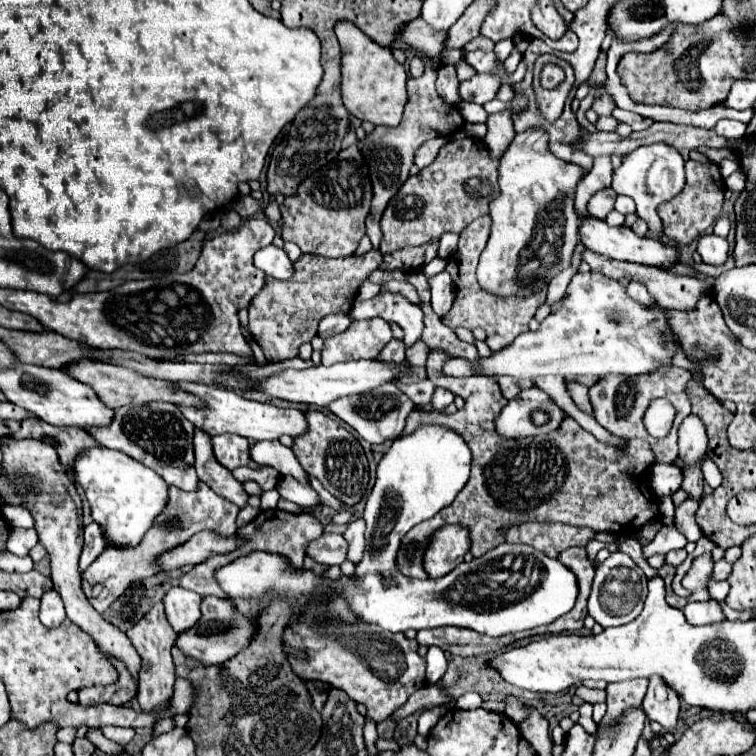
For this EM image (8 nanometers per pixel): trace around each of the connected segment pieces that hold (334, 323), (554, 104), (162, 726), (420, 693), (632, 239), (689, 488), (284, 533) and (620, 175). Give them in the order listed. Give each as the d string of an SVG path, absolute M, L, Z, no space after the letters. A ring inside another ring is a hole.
M334 313L334 315L328 315L320 321L320 329L318 329L318 337L326 339L326 337L332 337L332 335L338 335L342 331L348 329L352 317L350 313Z
M542 55L542 57L536 61L536 65L534 65L534 91L536 91L536 99L538 99L538 103L540 103L540 109L542 109L542 113L544 113L544 117L546 117L548 121L556 121L556 117L560 117L562 107L564 107L564 101L566 101L566 97L568 97L568 93L570 93L572 83L574 83L574 71L572 71L572 67L570 67L568 63L564 63L562 59L558 59L558 57L554 57L554 55ZM546 63L554 63L564 69L564 75L566 75L564 79L566 79L566 81L562 81L562 83L556 86L556 89L544 89L544 87L540 85L540 74L542 67L544 67Z
M170 715L170 717L162 717L162 719L158 719L156 723L154 723L154 735L152 737L158 737L160 733L168 733L168 731L172 731L176 725L174 725L174 717Z
M426 685L422 689L418 689L398 711L394 711L392 717L396 719L404 719L424 707L434 707L434 705L440 705L440 703L448 703L450 699L444 695L444 691L438 687L438 685Z
M586 217L580 225L580 241L610 259L618 261L630 261L630 263L640 263L640 265L650 265L658 269L670 269L678 263L680 253L674 245L666 245L660 239L650 239L650 237L638 237L630 227L610 227L606 221L600 221L596 217Z
M704 457L696 465L690 465L684 471L684 481L682 481L682 489L690 495L690 499L696 499L696 501L700 501L700 497L702 497L702 485L704 485L702 461L704 461Z
M262 511L252 523L242 527L238 535L244 535L248 545L254 551L268 551L268 553L282 553L282 557L288 557L288 563L294 568L302 567L306 545L316 539L322 533L320 521L310 513L284 513L284 511Z
M654 143L654 145L644 145L628 155L622 157L620 167L612 171L612 189L620 195L628 195L636 203L636 213L640 219L644 219L650 227L650 231L660 233L660 217L656 215L656 207L660 203L670 201L676 197L684 187L684 159L682 155L664 143Z

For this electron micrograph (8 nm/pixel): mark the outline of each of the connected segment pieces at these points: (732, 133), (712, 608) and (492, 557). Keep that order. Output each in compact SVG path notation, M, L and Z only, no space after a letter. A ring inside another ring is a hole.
M720 119L714 129L718 135L722 135L726 139L742 139L746 135L746 123L730 121L730 119Z
M712 599L706 603L690 601L690 603L686 603L686 607L682 611L686 615L686 621L690 621L690 625L708 625L708 623L724 621L724 613L722 613L720 605Z
M420 425L408 435L402 435L392 441L390 449L378 463L378 475L376 485L366 501L364 509L364 523L368 529L368 545L364 551L364 559L360 565L356 565L356 579L342 579L336 589L342 589L344 599L348 605L362 617L366 623L376 623L384 631L398 633L406 629L432 629L432 627L444 627L444 625L456 625L456 627L468 627L478 633L500 637L516 631L534 629L540 625L550 625L564 613L568 613L574 607L576 595L578 595L578 579L576 575L558 559L546 557L538 549L532 549L530 545L508 545L502 543L496 549L488 551L480 559L472 559L470 563L462 563L460 567L452 569L446 577L440 579L412 579L404 577L396 567L396 553L400 547L400 539L418 523L434 517L440 509L448 507L456 495L462 491L470 477L470 461L472 453L468 449L468 443L460 433L448 427L440 425ZM512 553L516 559L510 569L498 569L496 565L504 555Z

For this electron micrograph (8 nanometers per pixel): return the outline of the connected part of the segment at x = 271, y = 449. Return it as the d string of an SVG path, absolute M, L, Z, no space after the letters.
M279 440L256 441L250 447L250 457L260 465L275 468L281 475L291 475L301 483L309 484L307 473L299 464L293 451L280 445Z

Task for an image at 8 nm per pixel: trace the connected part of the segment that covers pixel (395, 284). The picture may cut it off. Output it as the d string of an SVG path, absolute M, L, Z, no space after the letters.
M388 281L388 283L382 287L382 291L394 291L394 293L400 293L400 295L404 295L410 303L420 305L420 297L418 297L416 289L414 289L408 281Z

